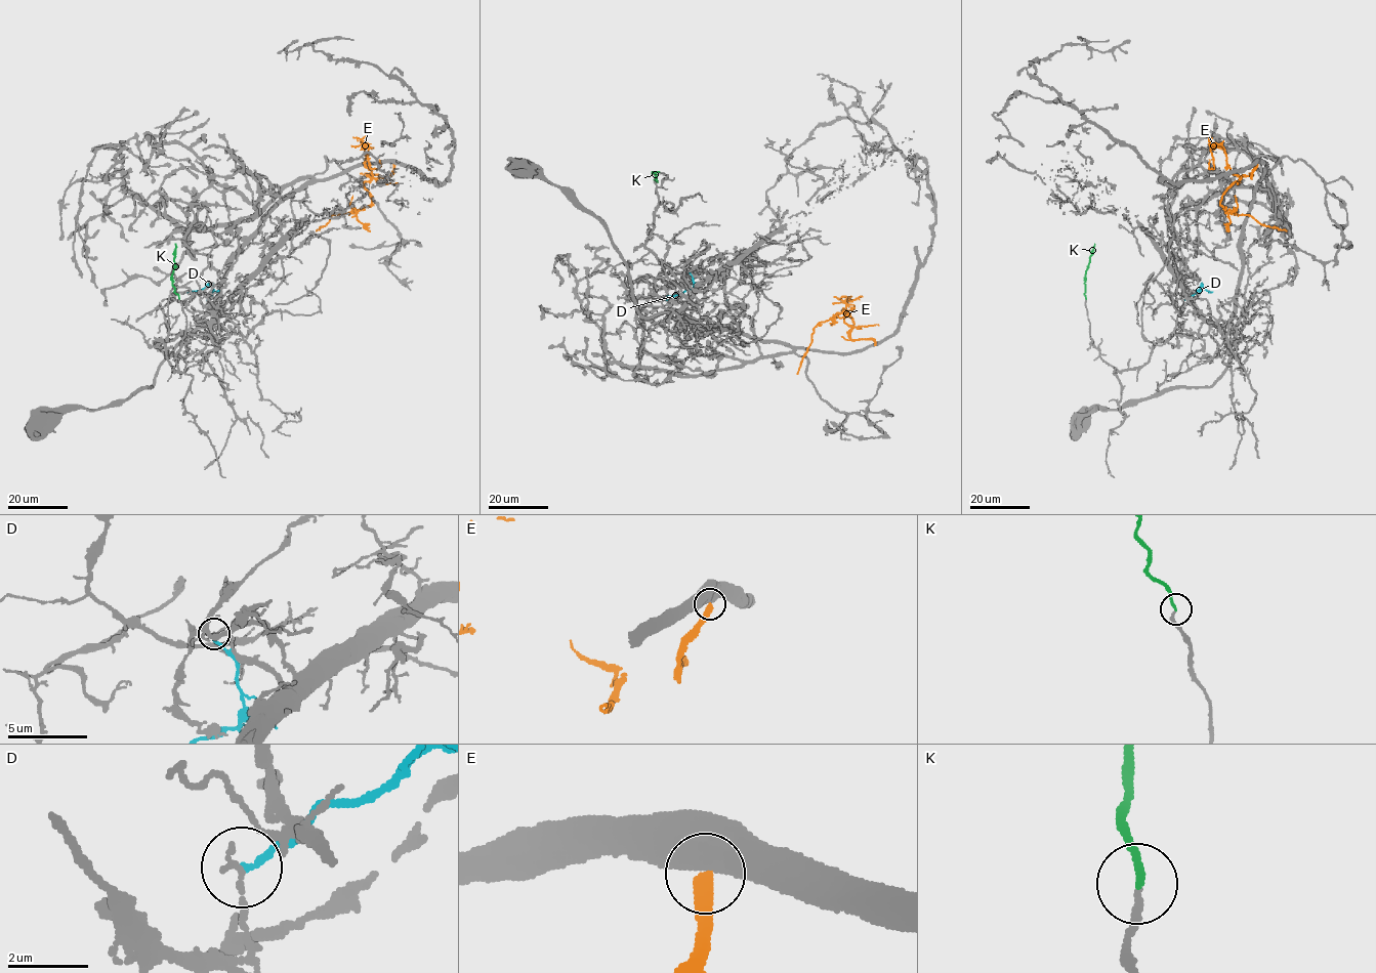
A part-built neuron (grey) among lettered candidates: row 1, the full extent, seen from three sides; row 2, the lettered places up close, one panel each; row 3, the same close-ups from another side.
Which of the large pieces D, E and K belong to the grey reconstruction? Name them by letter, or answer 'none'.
K

